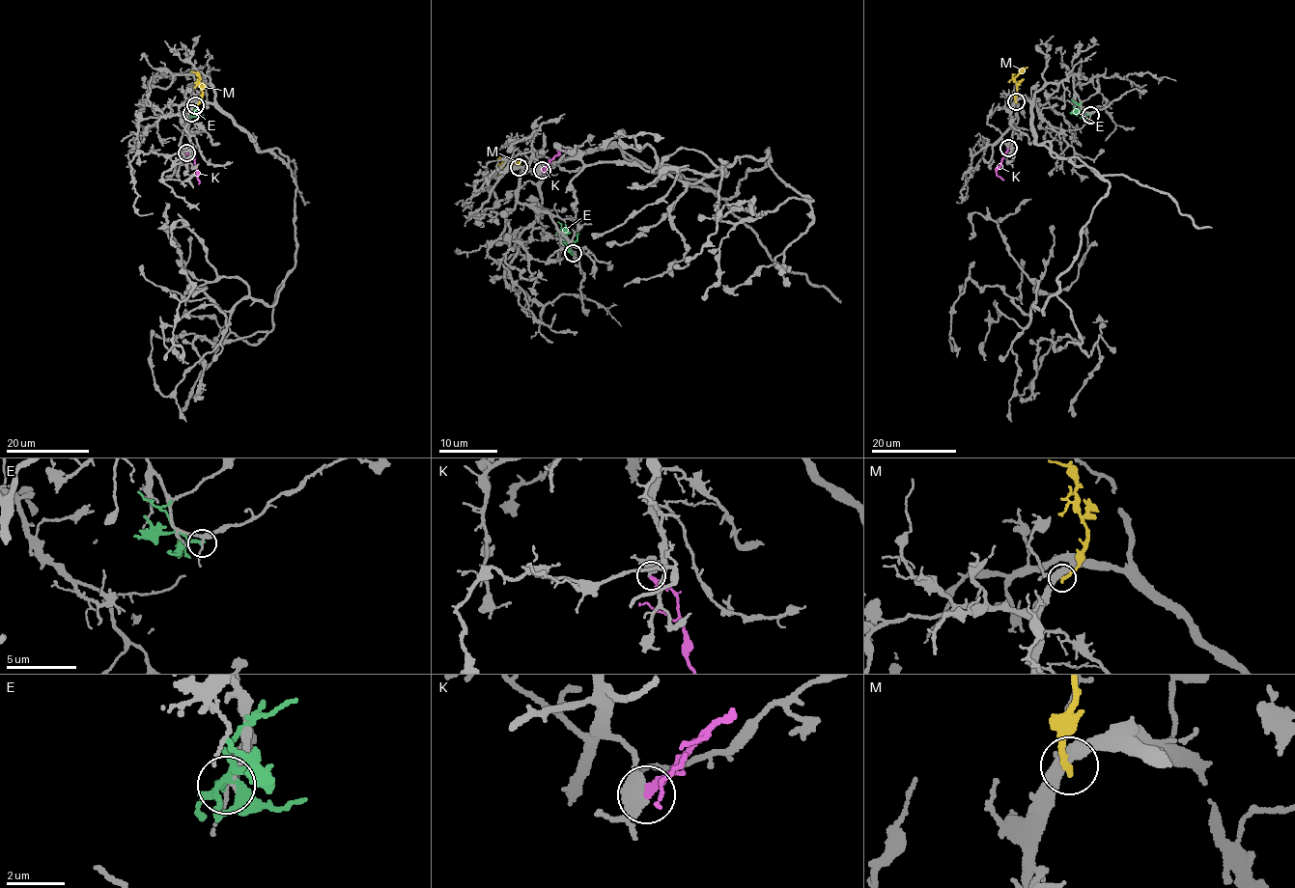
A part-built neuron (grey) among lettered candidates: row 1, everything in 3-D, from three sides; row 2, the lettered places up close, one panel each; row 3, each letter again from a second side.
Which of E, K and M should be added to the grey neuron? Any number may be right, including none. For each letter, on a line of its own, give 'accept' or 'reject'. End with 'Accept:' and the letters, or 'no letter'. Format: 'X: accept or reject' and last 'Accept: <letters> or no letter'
E: reject
K: accept
M: reject
Accept: K

